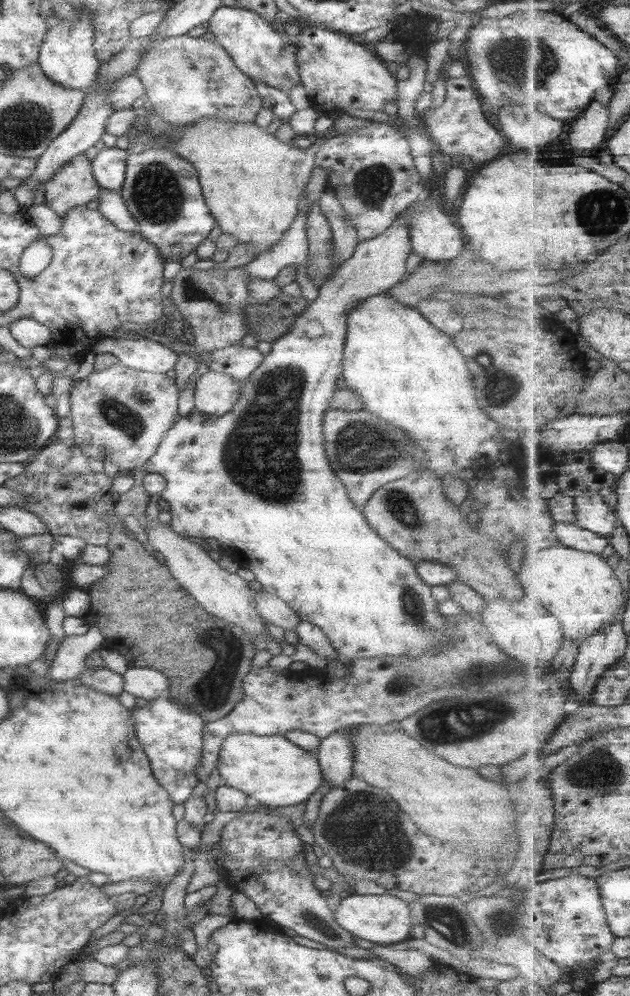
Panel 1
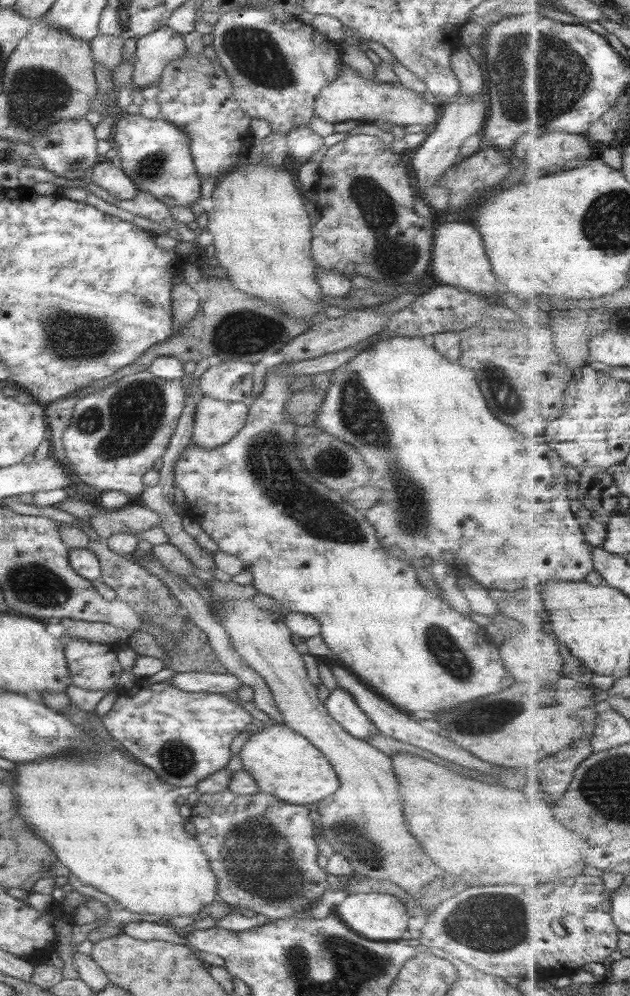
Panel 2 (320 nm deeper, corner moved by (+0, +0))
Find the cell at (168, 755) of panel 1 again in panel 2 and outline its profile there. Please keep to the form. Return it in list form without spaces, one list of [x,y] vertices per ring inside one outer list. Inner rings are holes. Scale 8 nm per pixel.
[[[167,681],[141,687],[132,696],[117,696],[110,710],[100,718],[107,734],[117,740],[129,754],[150,768],[158,778],[174,787],[196,785],[213,772],[222,769],[230,757],[231,740],[251,723],[251,716],[225,695],[184,691]]]

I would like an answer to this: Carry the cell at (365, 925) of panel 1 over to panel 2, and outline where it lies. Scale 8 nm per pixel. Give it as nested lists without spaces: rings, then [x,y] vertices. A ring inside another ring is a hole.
[[[368,892],[367,894],[349,894],[343,901],[332,907],[334,915],[354,934],[367,940],[396,941],[406,936],[408,915],[404,902],[390,894]]]

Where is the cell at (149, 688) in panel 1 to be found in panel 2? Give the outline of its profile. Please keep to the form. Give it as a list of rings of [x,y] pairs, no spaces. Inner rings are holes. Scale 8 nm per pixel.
[[[193,671],[175,673],[165,681],[184,691],[219,695],[236,692],[242,685],[240,679],[229,673],[217,674]]]

